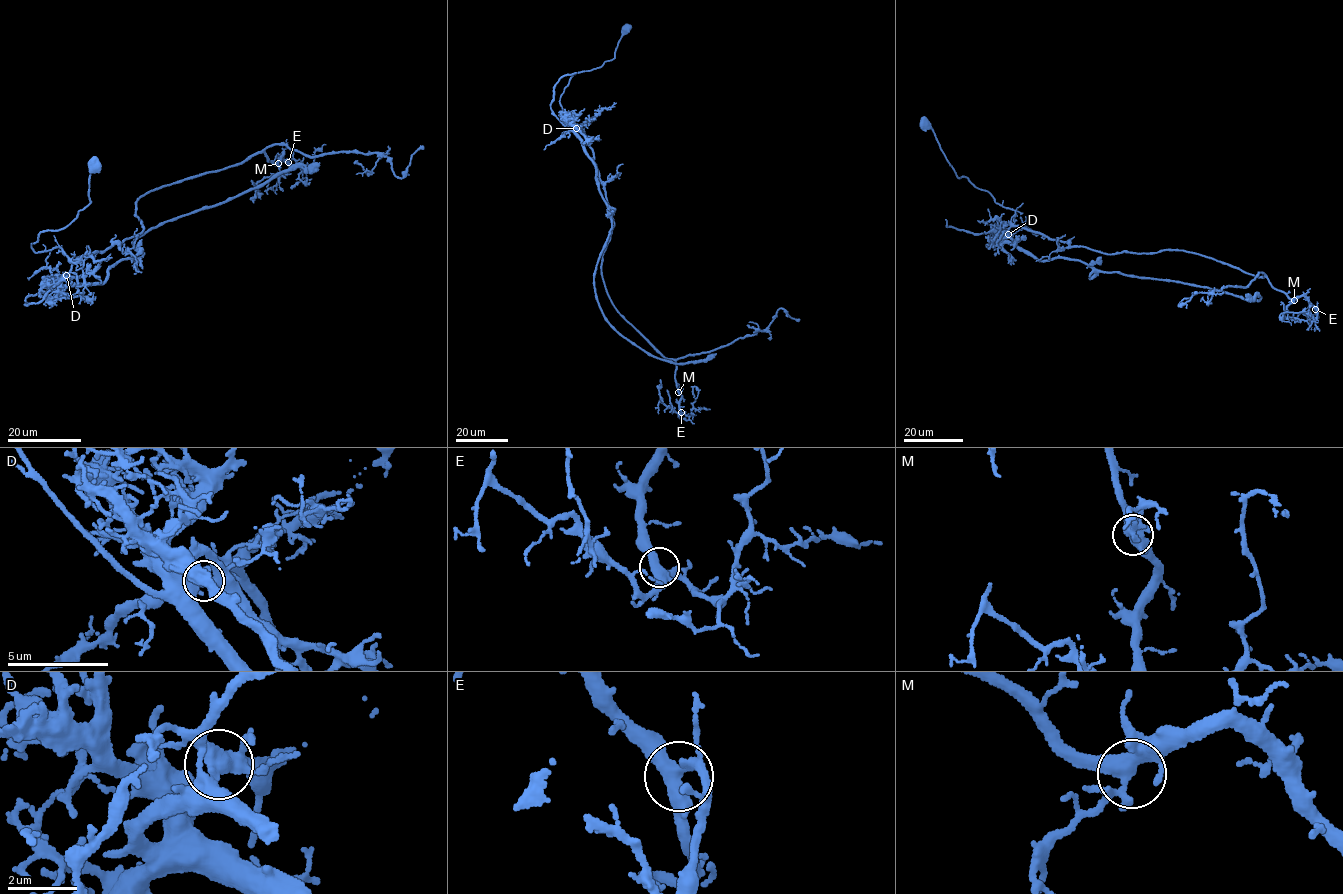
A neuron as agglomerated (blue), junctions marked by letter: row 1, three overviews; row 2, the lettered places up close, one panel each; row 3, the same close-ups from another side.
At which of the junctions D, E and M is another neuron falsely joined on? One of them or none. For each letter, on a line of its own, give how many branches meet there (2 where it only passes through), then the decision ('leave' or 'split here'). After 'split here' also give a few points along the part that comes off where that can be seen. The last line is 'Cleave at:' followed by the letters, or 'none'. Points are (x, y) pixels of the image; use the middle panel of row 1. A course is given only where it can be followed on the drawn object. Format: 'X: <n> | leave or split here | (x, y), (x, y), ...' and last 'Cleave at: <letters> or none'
D: 3 | split here | (576, 128), (611, 219), (594, 276), (605, 319), (662, 359), (695, 362), (716, 353)
E: 3 | leave
M: 3 | leave
Cleave at: D

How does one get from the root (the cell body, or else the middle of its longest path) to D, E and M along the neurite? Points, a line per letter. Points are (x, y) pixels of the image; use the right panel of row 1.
D: (925, 125), (932, 129), (956, 176), (968, 178), (974, 186), (988, 192), (995, 202), (1014, 210), (1008, 234)
E: (925, 125), (956, 176), (1014, 210), (1015, 225), (1108, 253), (1168, 249), (1213, 257), (1264, 275), (1315, 309)
M: (925, 125), (956, 176), (1014, 210), (1015, 225), (1108, 253), (1194, 252), (1264, 275), (1294, 300)

